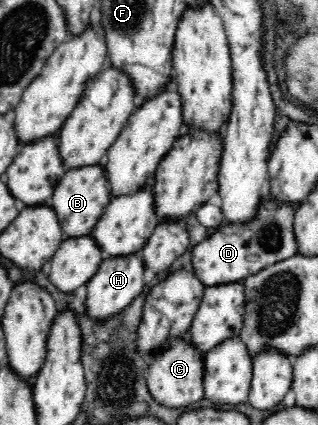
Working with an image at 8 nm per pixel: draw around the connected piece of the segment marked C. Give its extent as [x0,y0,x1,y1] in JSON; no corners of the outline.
[147,336,204,408]

